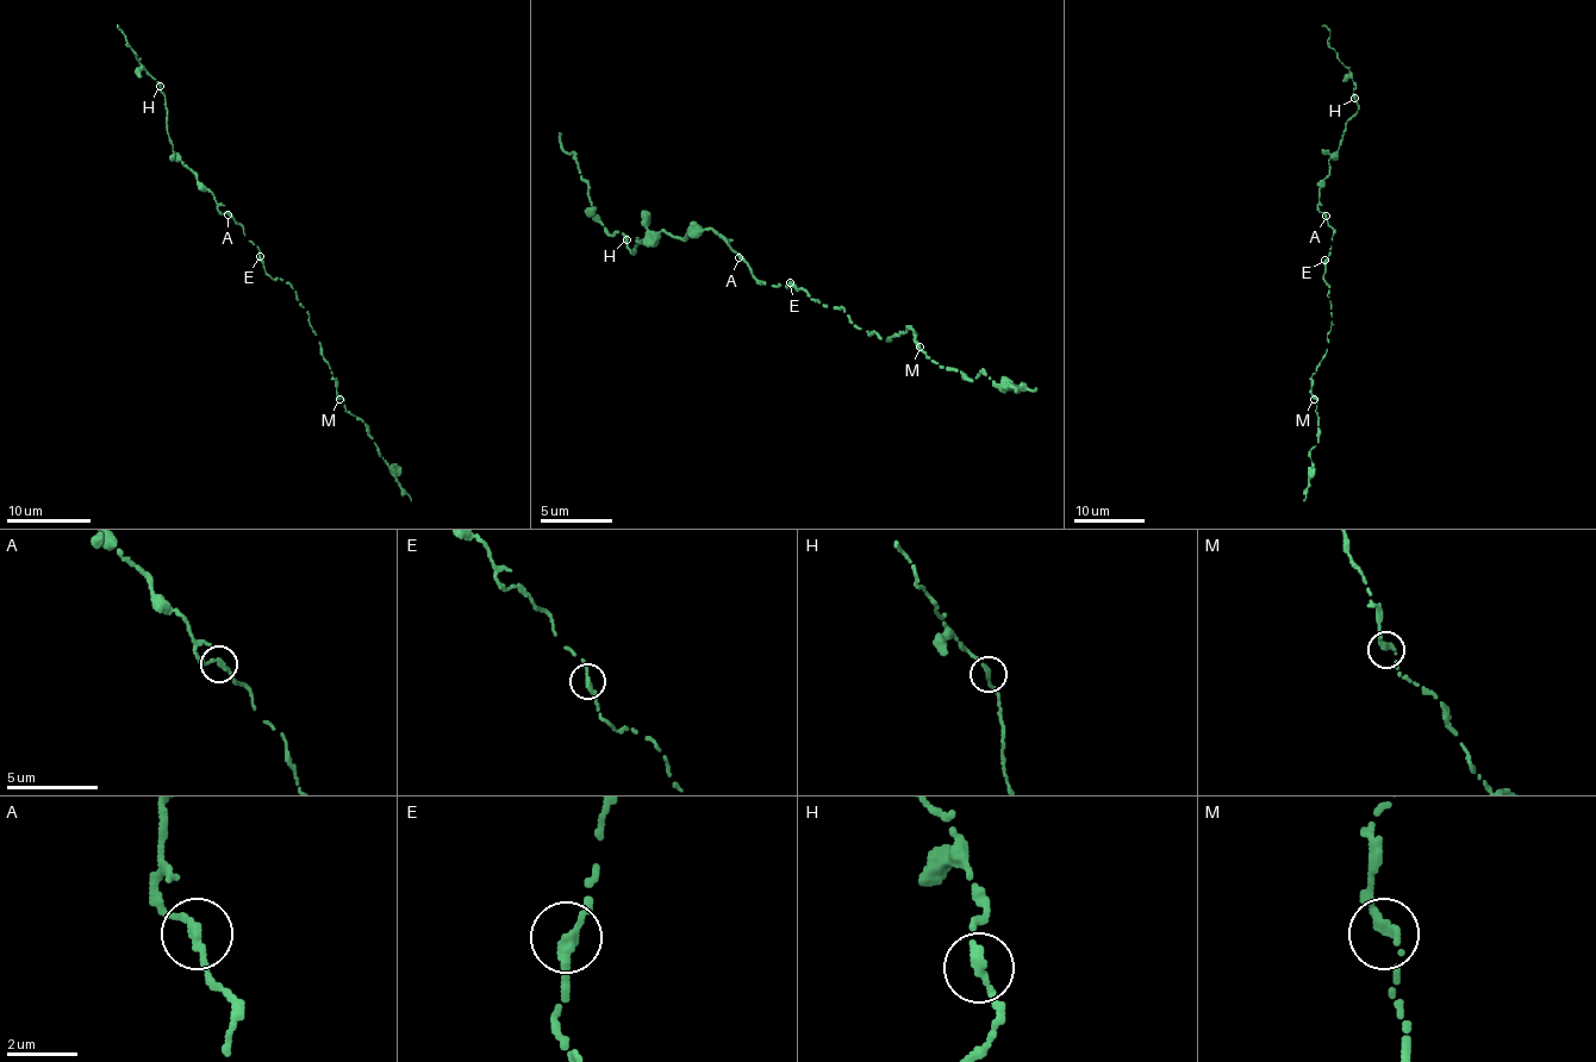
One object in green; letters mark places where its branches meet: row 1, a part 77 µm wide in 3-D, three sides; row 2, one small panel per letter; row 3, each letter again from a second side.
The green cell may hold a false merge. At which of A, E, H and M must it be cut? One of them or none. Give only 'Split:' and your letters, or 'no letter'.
Split: no letter

